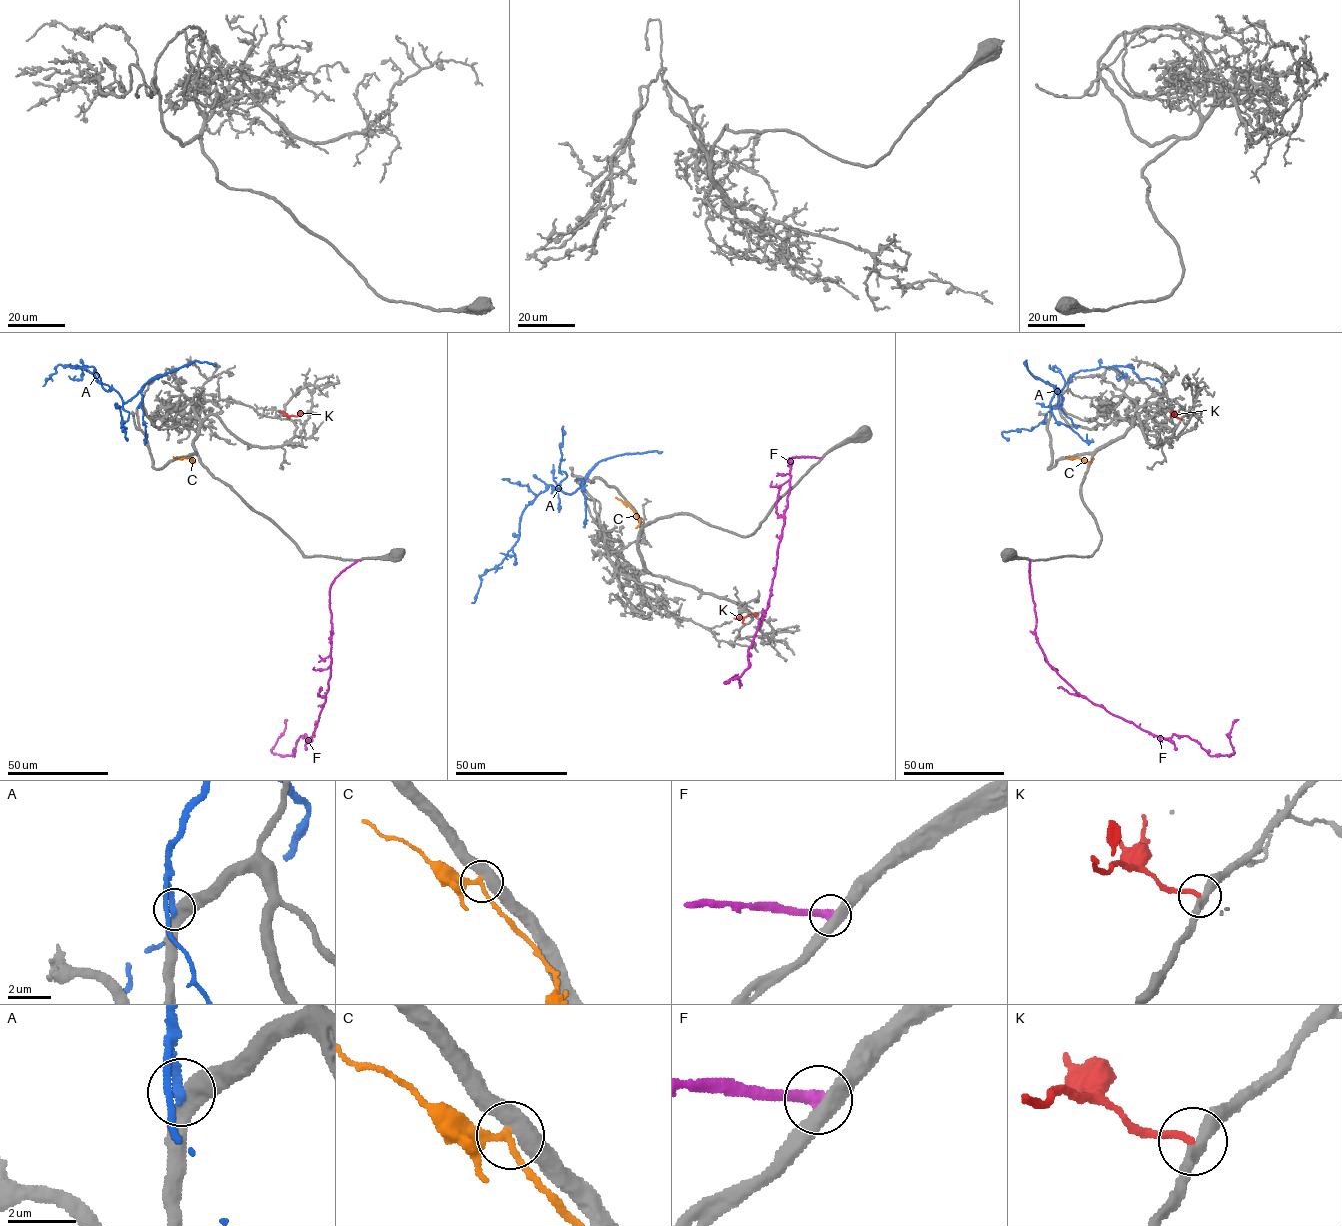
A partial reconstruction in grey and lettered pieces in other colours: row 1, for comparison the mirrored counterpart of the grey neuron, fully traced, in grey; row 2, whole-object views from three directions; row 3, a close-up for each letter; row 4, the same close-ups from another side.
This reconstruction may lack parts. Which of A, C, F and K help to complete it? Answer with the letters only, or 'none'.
none

